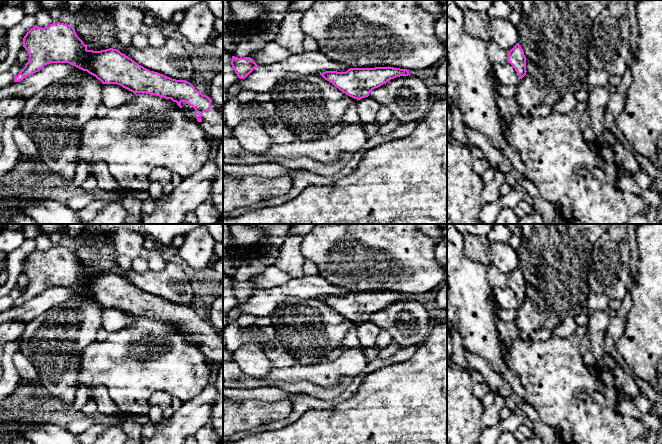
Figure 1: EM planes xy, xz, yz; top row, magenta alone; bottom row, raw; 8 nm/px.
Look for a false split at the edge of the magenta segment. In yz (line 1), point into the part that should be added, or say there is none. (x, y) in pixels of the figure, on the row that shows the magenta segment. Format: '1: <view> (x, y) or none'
1: none

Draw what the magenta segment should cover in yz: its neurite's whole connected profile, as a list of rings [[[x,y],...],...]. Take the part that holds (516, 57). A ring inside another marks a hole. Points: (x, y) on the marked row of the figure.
[[[517,43],[509,52],[508,52],[508,63],[510,63],[519,77],[522,79],[526,75],[526,57],[524,51]]]

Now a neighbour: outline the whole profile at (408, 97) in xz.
[[[412,75],[400,76],[373,89],[369,97],[388,107],[401,124],[419,122],[425,119],[432,104],[428,84]]]

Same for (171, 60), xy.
[[[166,38],[162,47],[148,45],[145,49],[127,48],[125,55],[144,68],[176,80],[190,81],[194,74],[187,51],[181,40]]]

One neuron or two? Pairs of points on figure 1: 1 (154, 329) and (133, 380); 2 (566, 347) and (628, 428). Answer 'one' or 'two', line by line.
1: one
2: one

